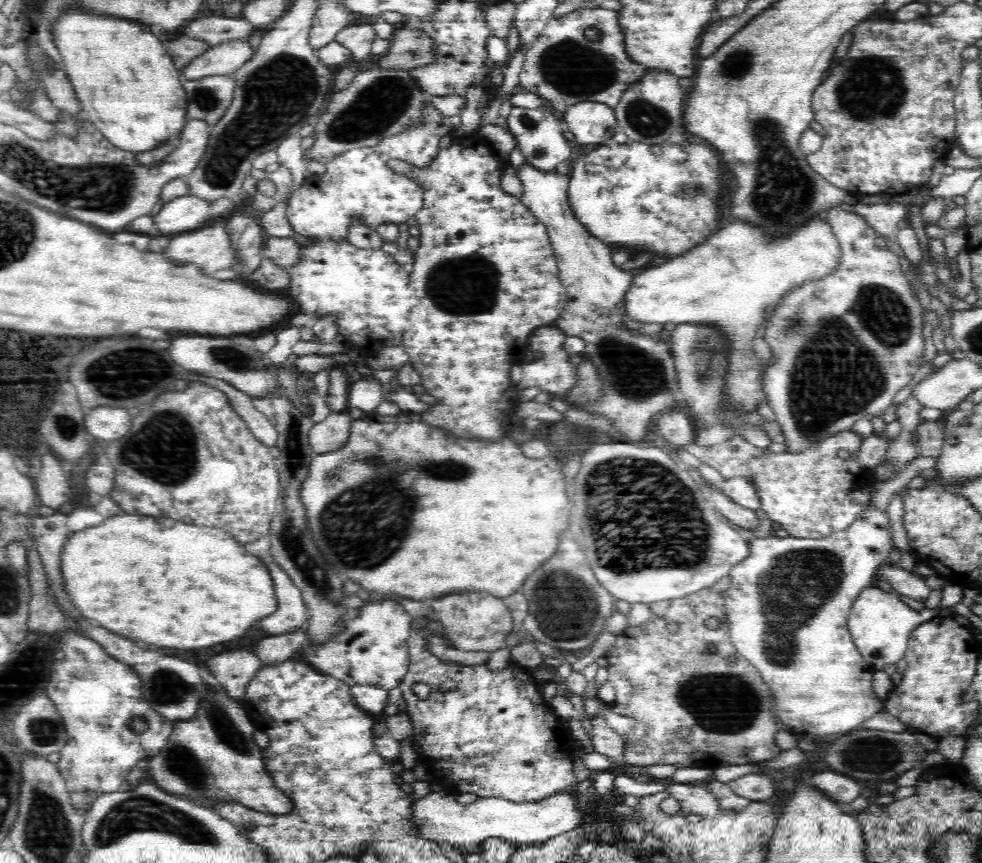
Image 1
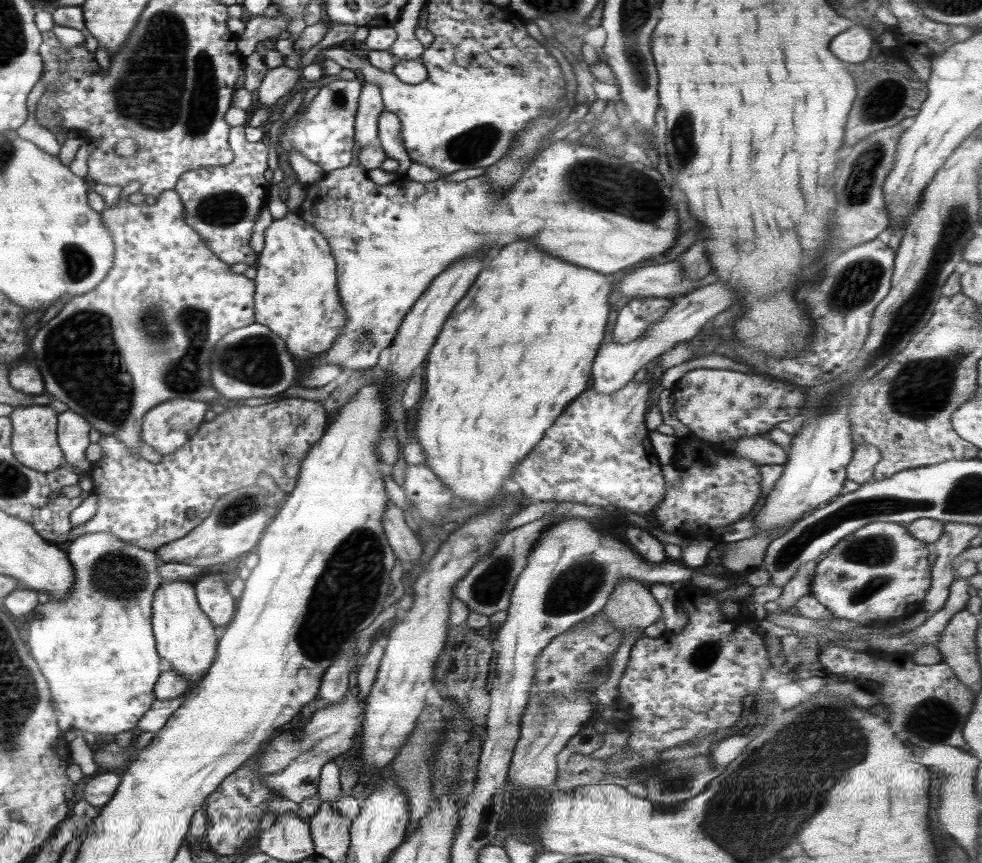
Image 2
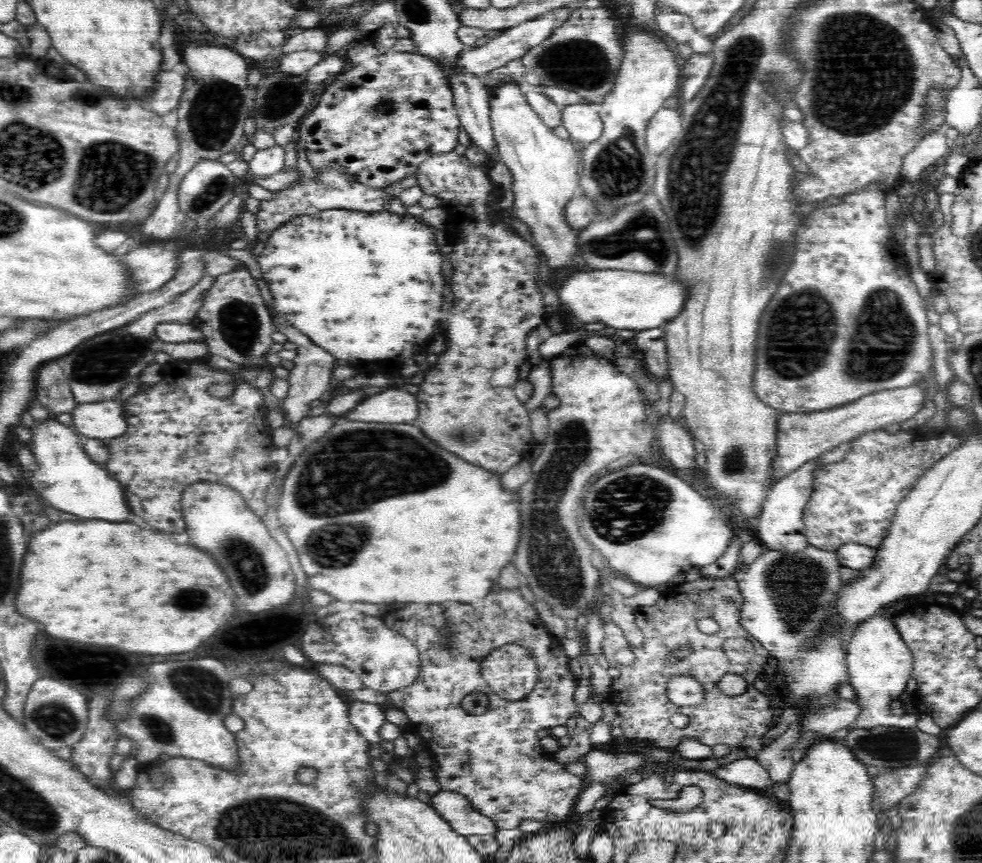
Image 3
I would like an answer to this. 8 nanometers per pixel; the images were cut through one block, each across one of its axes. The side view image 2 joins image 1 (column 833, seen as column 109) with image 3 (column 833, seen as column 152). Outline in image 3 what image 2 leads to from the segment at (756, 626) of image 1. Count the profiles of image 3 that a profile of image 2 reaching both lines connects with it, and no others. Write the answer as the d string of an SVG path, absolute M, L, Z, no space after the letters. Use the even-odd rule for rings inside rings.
M809 545L806 551L796 553L764 550L752 564L739 565L731 574L739 587L740 626L777 659L779 672L784 676L787 708L794 705L794 709L798 709L798 718L790 722L786 732L772 744L764 746L756 756L768 770L771 785L786 783L792 774L795 764L790 750L802 732L799 722L805 714L842 700L838 690L850 684L846 664L846 627L840 623L830 627L834 620L833 606L846 586L840 574L842 568L836 552Z

